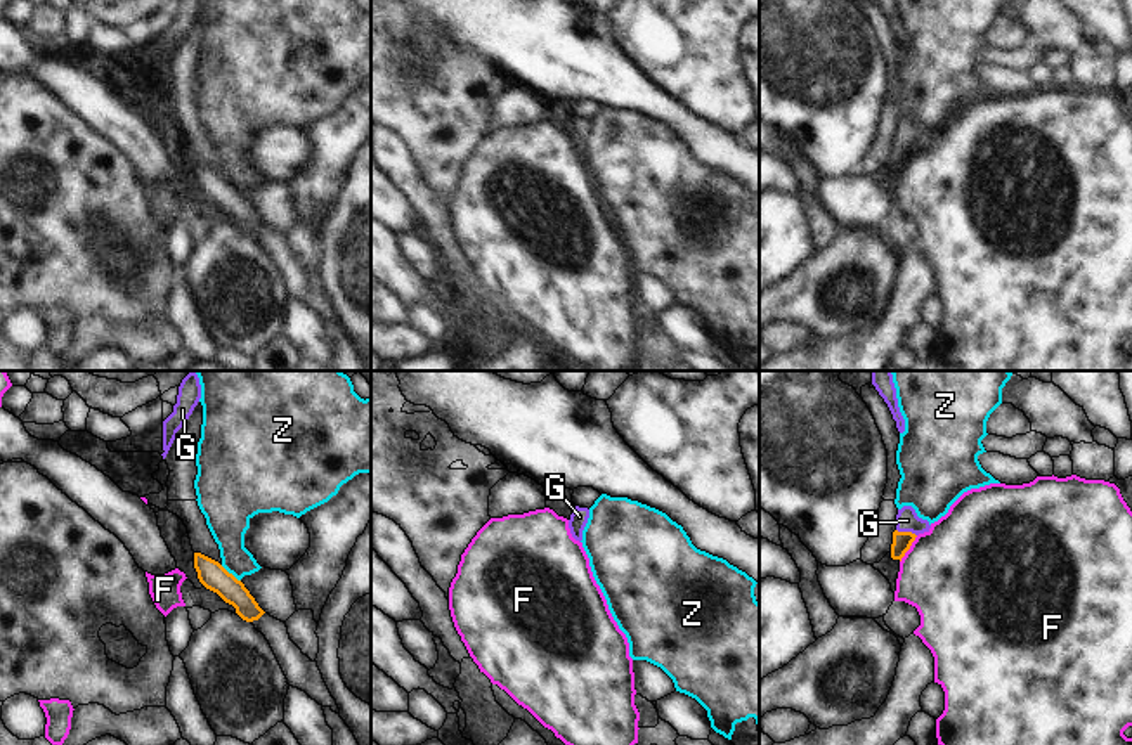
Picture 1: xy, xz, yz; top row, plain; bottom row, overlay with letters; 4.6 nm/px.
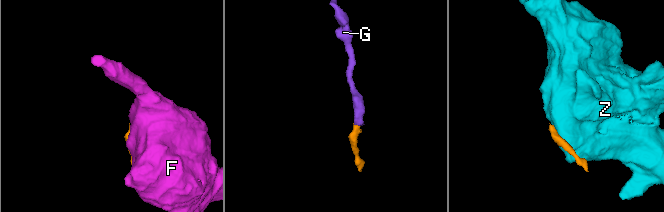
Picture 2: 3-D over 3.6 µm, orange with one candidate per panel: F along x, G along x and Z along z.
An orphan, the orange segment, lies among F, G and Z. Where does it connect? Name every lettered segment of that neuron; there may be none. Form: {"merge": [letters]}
{"merge": ["G"]}

